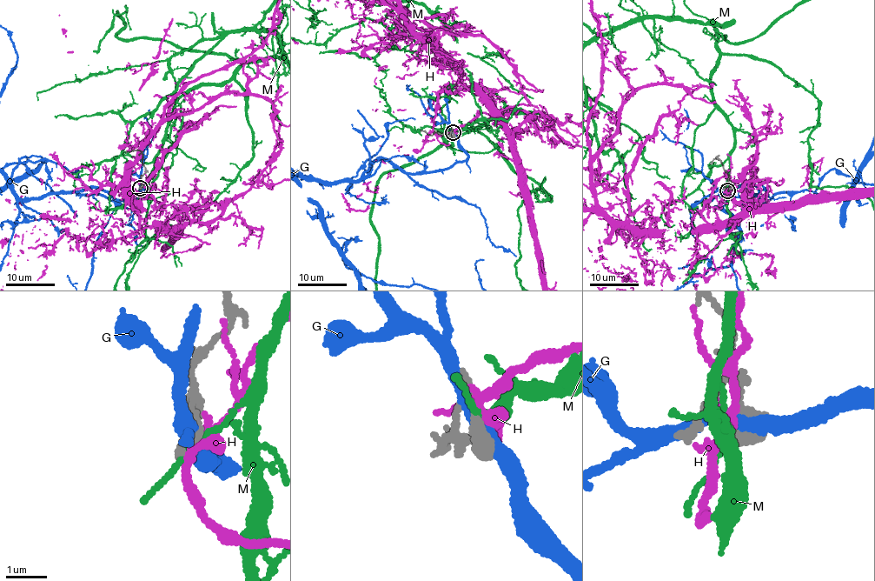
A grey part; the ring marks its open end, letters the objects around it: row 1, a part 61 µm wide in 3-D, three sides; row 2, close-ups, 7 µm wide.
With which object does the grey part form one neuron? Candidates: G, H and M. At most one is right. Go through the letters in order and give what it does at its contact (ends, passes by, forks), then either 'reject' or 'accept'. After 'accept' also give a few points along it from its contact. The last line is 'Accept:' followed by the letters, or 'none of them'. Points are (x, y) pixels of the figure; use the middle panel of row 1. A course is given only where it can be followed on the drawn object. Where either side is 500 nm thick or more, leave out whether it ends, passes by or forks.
G: it passes by | reject
H: it passes by | accept
M: it passes by | reject
Accept: H

